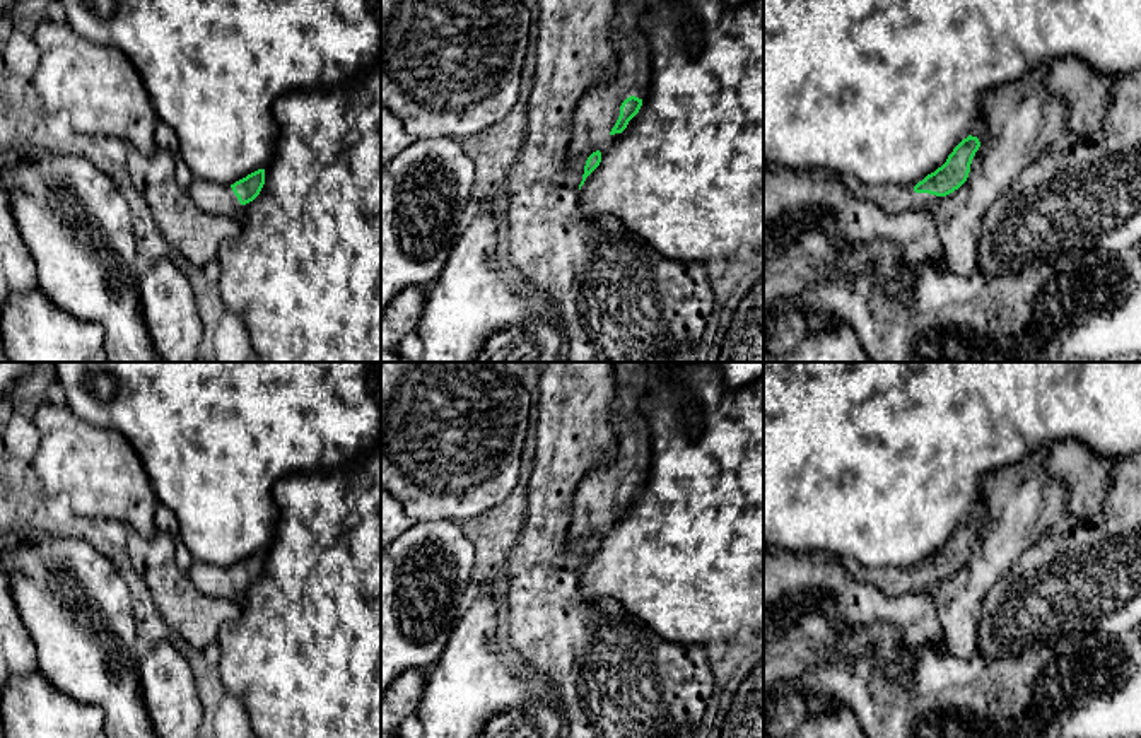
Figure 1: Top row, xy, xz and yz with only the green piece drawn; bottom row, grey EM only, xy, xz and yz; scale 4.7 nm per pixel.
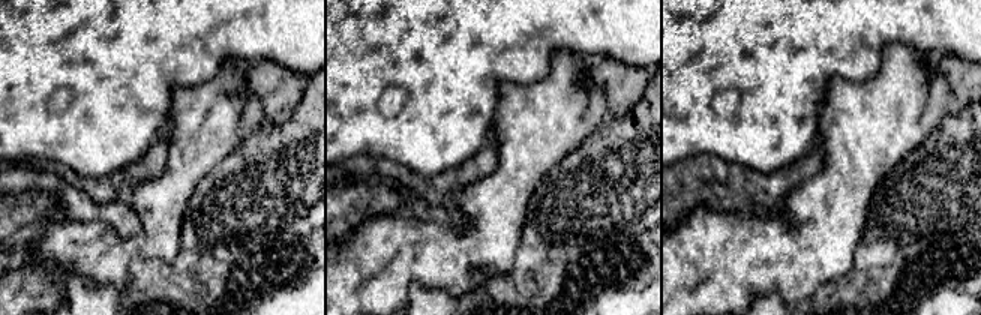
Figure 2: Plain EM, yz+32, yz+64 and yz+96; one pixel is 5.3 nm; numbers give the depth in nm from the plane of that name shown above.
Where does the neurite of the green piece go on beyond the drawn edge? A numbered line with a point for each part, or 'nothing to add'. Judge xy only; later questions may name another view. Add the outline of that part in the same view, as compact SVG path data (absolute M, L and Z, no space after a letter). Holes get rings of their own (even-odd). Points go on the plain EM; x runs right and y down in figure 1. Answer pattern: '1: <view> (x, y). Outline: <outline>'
1: xy (210, 579). Outline: M195 562L186 574L205 594L224 596L239 603L244 598L244 588L239 586L231 569Z

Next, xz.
1: xz (598, 494). Outline: M611 362L615 379L613 429L617 454L598 465L574 495L569 536L579 540L598 526L598 519L611 514L622 485L635 478L644 482L651 470L651 429L642 413L642 398L649 386L646 362Z

